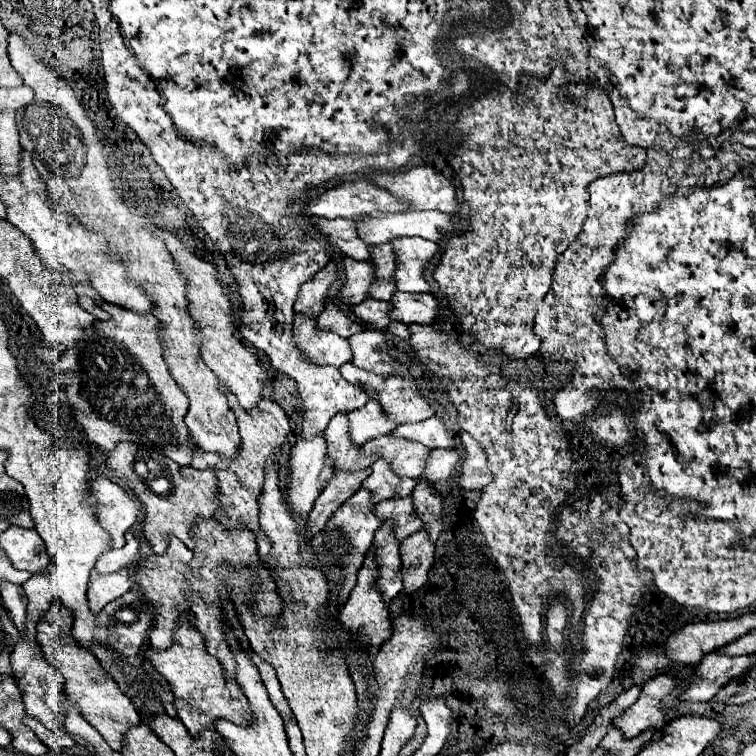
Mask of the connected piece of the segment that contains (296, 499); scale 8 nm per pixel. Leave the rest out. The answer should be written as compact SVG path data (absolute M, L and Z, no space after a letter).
M316 435L314 439L306 441L306 439L298 439L292 449L290 449L290 457L288 457L288 483L286 483L286 501L290 505L290 511L294 515L298 515L300 519L306 519L308 513L314 507L316 497L322 493L326 481L332 477L332 467L328 465L328 457L326 457L326 441L324 435Z

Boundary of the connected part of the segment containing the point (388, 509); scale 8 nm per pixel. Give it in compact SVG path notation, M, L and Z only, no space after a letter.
M410 497L380 501L380 503L374 505L372 513L376 513L376 517L380 521L392 519L392 523L394 523L392 531L396 531L396 539L400 539L400 541L404 541L406 537L410 537L414 531L422 529L422 521L414 513Z

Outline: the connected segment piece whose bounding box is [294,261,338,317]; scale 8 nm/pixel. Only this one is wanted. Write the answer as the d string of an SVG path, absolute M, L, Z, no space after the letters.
M330 261L324 269L320 269L312 279L308 279L300 287L300 295L296 297L294 303L294 313L306 317L318 317L320 311L324 309L326 293L336 279L338 279L338 267L336 261Z

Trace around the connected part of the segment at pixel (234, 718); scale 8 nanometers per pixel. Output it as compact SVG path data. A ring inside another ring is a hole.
M180 615L180 623L176 623L172 647L168 647L168 651L152 651L152 647L148 647L148 659L170 683L178 719L182 719L190 735L198 735L200 731L212 727L220 717L238 725L248 725L248 721L252 719L248 713L248 701L244 699L244 695L234 695L228 689L222 663L218 661L218 657L212 657L206 651L206 643L200 631L196 631L196 627L192 627L184 615Z

